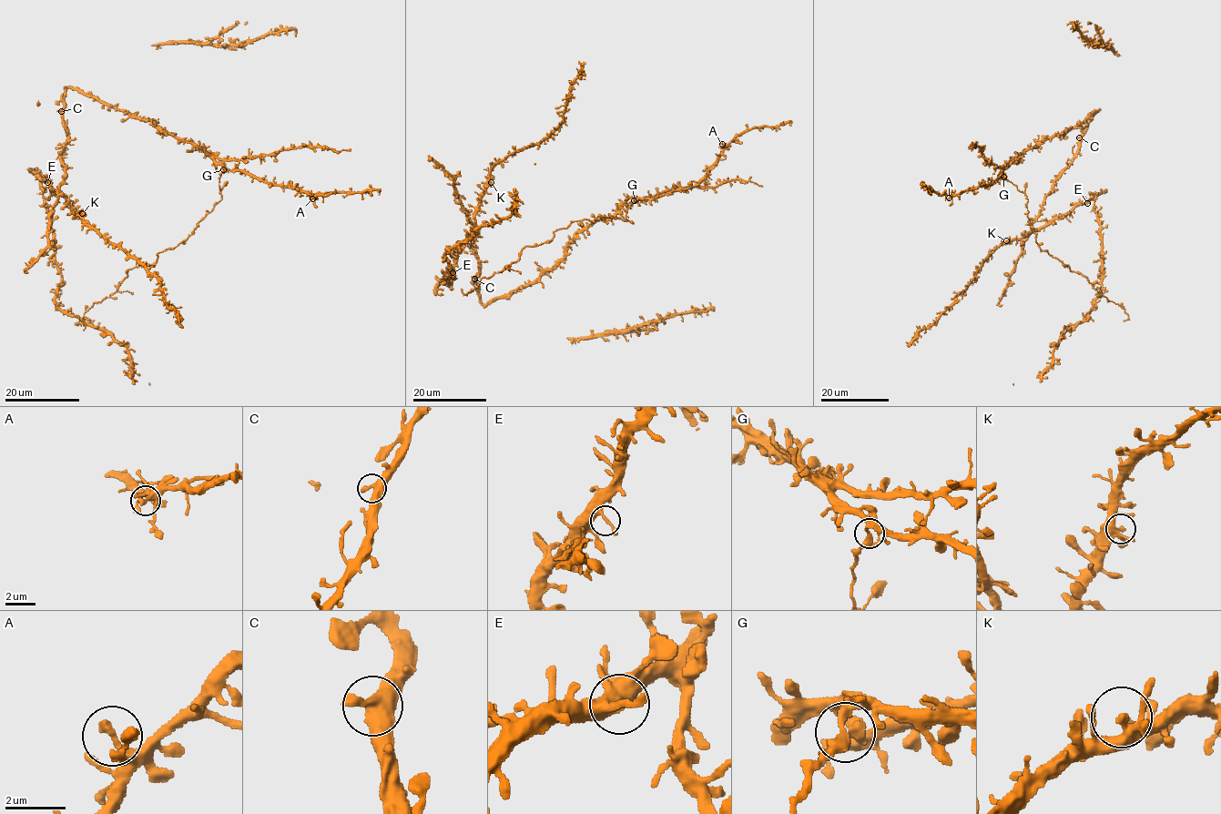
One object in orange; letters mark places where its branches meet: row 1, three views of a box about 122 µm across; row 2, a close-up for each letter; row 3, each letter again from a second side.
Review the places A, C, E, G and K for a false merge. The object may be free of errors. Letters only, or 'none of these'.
G

